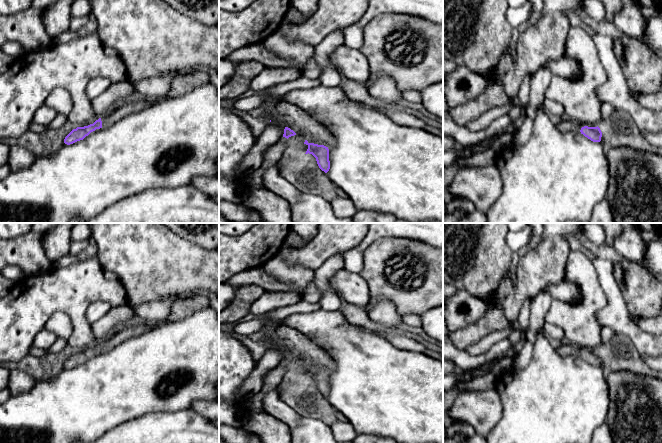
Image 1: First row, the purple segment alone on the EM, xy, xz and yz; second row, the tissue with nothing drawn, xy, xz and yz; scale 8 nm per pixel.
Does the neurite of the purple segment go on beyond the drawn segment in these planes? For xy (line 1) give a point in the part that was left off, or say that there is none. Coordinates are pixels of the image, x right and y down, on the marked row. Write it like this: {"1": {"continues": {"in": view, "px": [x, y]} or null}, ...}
{"1": {"continues": null}}

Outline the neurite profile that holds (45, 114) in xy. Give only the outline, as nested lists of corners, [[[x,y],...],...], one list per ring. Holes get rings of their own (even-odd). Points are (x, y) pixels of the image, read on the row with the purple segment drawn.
[[[43,104],[34,114],[33,122],[48,125],[56,116],[57,112],[52,107]]]

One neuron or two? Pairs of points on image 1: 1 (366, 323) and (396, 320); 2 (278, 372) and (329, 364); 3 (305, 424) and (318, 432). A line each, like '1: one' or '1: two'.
1: two
2: two
3: one

